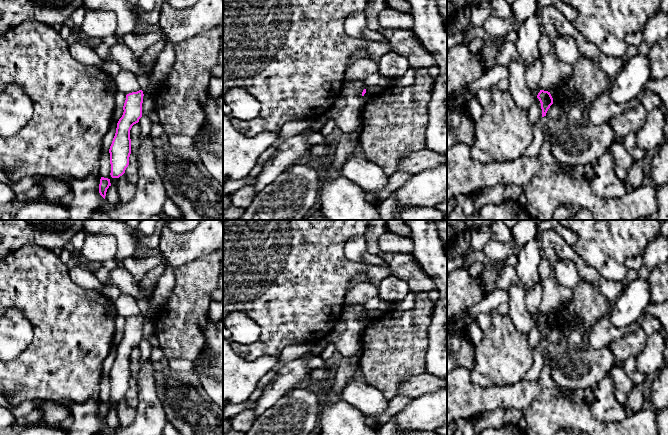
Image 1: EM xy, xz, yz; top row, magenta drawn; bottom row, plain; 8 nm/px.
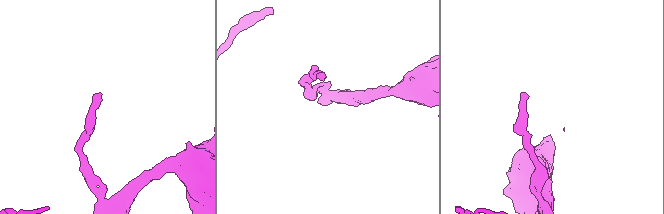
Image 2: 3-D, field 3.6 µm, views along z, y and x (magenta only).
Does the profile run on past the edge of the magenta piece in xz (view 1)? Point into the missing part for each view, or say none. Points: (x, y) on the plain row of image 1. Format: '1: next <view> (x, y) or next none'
1: next none

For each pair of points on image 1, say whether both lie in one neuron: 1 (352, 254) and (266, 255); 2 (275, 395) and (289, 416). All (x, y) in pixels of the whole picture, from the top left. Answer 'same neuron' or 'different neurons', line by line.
1: different neurons
2: different neurons

